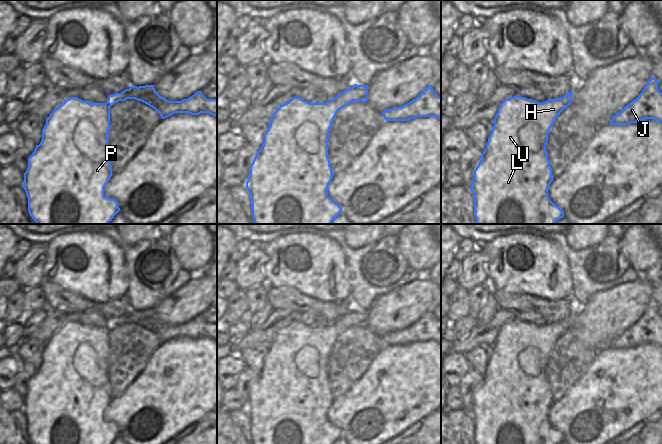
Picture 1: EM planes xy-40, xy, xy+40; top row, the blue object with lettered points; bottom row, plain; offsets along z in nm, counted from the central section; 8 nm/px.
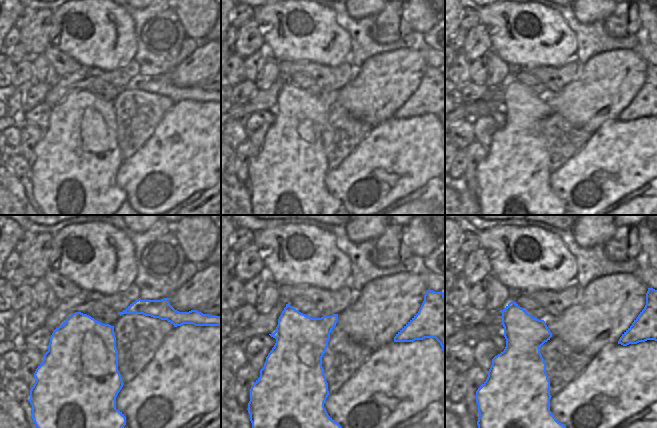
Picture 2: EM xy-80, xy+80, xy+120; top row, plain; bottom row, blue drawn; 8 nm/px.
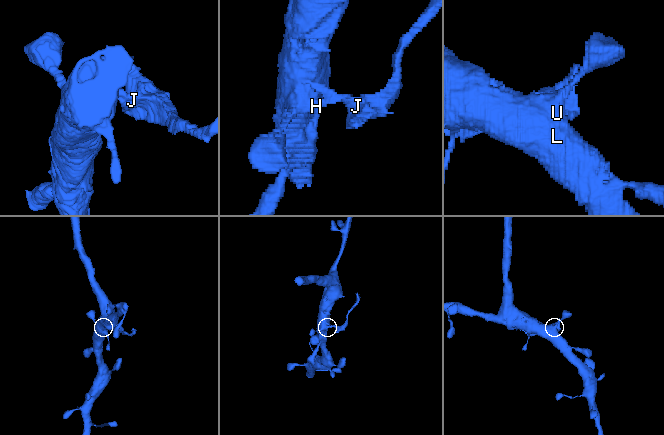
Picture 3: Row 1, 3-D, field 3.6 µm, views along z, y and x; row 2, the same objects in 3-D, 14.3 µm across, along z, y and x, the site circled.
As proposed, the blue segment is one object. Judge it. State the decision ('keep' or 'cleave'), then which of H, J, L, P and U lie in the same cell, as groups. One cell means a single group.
cleave; H L P U / J

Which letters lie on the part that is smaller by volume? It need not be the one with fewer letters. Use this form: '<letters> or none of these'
J

